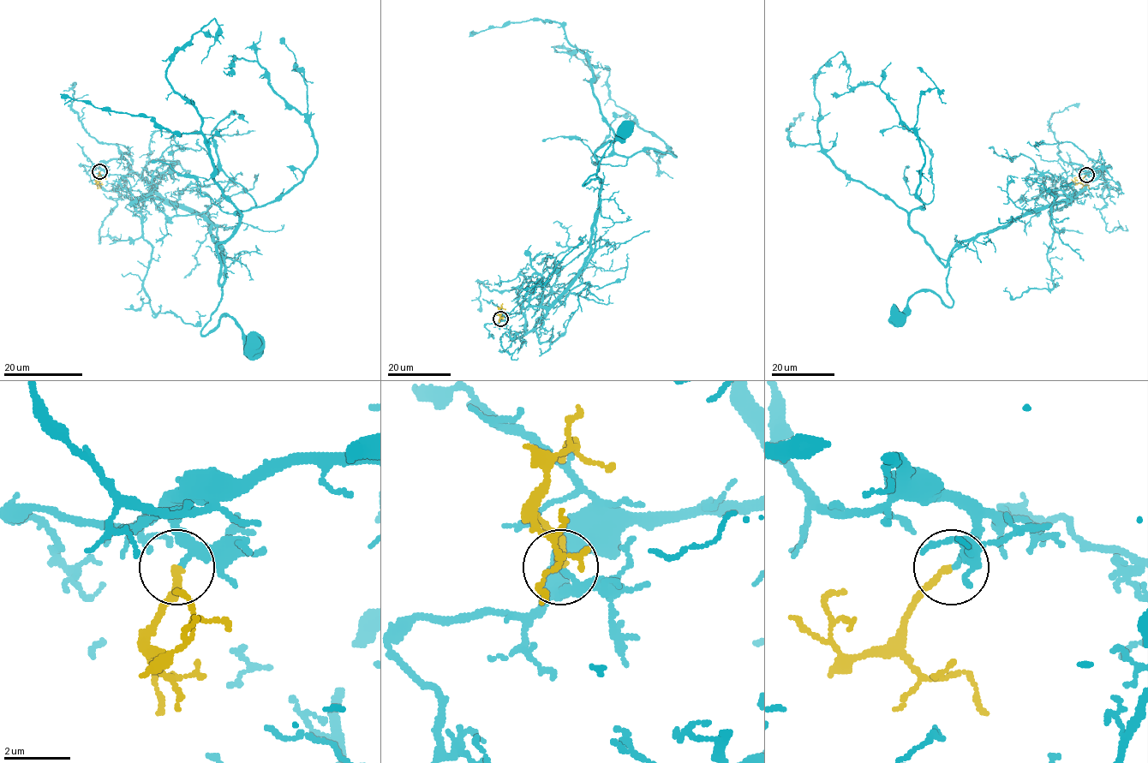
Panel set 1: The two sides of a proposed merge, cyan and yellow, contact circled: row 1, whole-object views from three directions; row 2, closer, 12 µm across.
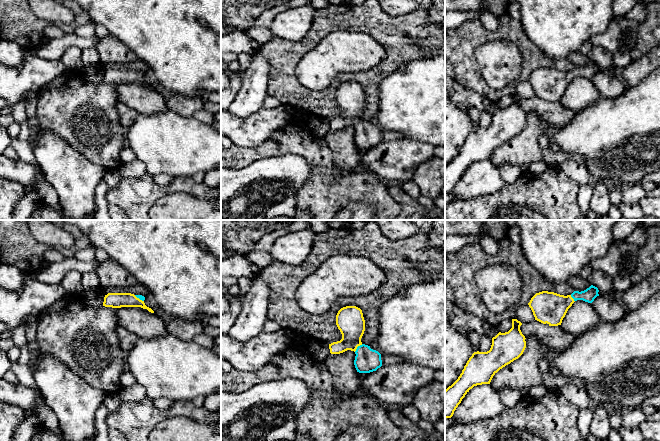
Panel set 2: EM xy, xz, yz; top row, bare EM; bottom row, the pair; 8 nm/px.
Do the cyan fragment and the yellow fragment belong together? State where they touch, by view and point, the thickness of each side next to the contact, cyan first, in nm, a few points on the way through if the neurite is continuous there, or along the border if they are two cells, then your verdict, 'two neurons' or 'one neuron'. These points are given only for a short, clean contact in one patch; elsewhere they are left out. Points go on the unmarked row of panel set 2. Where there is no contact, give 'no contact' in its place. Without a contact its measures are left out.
xz (357, 123) | 200/220 nm | across xz (367, 136), (357, 123), (351, 116), (350, 97) | one neuron

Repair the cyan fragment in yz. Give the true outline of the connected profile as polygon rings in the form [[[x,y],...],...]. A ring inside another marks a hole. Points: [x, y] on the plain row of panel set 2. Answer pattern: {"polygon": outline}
{"polygon": [[[591,61],[584,67],[574,67],[571,71],[560,71],[554,68],[542,67],[536,69],[528,79],[535,96],[549,102],[561,101],[568,85],[577,76],[592,79],[599,72],[597,63]]]}

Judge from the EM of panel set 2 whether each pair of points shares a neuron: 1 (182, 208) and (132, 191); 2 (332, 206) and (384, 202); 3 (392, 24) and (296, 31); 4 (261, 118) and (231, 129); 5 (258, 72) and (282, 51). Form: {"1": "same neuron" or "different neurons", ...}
{"1": "different neurons", "2": "same neuron", "3": "different neurons", "4": "same neuron", "5": "different neurons"}

